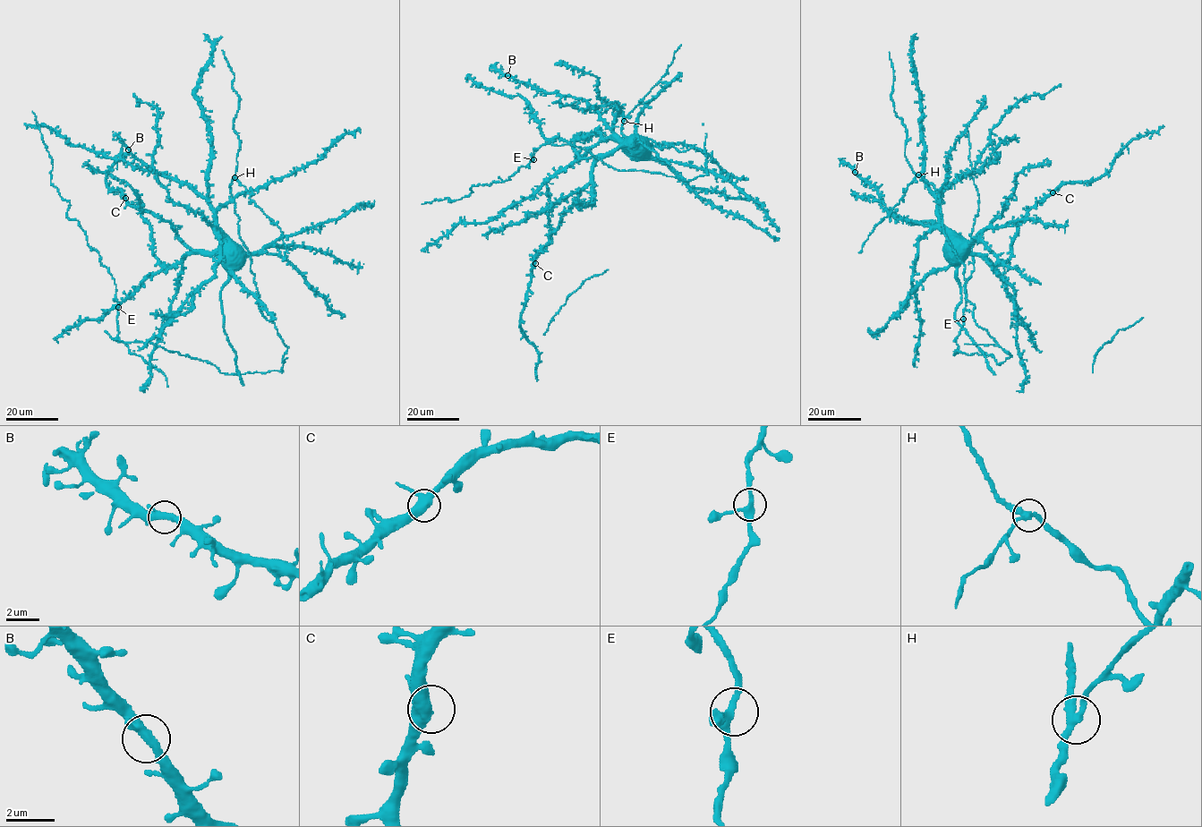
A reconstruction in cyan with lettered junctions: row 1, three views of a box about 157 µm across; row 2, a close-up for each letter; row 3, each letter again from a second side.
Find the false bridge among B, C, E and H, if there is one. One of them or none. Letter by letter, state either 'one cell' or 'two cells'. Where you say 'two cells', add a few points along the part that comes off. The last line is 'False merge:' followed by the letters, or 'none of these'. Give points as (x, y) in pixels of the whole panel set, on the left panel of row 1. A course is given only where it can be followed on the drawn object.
B: one cell
C: one cell
E: one cell
H: two cells; foreign part runs (234, 177), (255, 205), (279, 227), (289, 253)
False merge: H

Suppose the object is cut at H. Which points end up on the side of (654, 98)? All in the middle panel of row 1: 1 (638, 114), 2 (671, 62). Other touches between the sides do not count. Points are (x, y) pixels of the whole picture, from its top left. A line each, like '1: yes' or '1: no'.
1: yes
2: no

